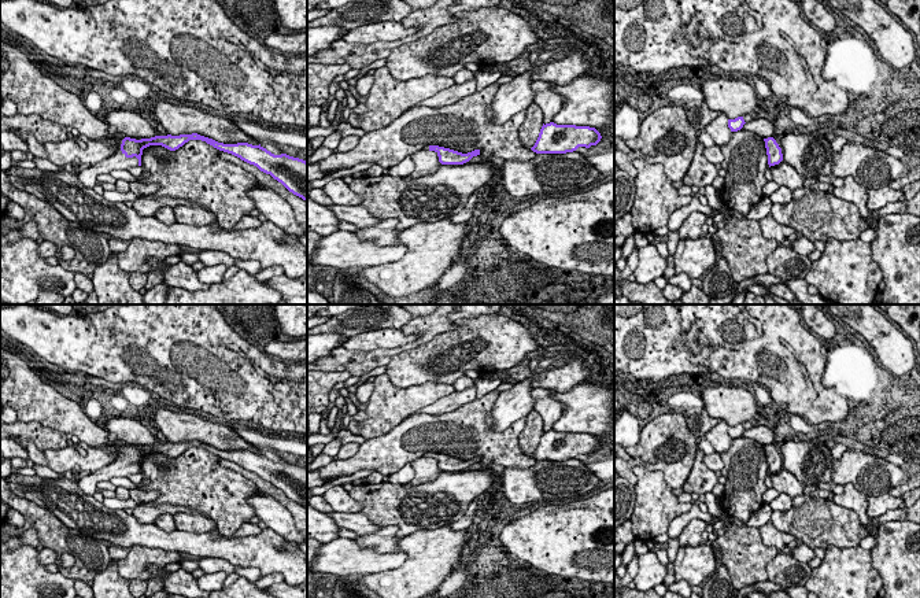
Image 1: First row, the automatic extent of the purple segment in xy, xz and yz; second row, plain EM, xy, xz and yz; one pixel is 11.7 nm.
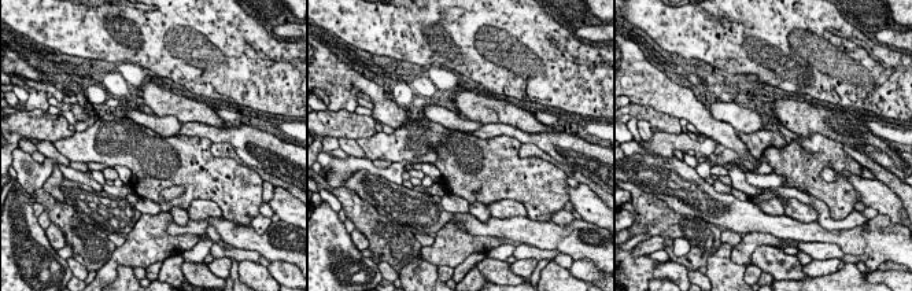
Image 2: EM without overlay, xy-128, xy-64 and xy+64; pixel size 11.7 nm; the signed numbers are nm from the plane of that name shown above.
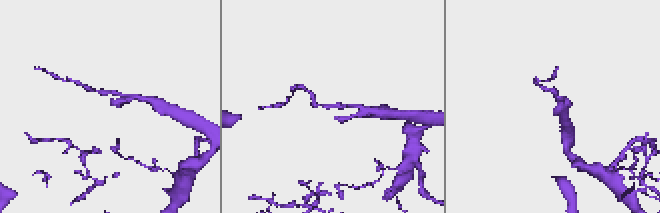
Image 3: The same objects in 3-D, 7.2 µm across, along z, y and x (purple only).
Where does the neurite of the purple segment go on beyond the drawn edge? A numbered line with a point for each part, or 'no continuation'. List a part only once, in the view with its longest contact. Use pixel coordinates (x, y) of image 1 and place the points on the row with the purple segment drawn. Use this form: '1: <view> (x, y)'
1: xy (88, 177)

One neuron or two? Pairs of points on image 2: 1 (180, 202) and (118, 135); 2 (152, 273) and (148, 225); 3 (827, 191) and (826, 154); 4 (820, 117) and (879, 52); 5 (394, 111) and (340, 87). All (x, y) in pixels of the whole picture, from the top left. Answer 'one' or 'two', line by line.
1: one
2: two
3: one
4: two
5: one

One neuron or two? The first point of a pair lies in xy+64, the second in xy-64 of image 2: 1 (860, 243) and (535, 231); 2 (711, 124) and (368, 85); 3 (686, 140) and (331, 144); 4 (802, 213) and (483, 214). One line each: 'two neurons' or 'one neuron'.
1: one neuron
2: one neuron
3: two neurons
4: two neurons

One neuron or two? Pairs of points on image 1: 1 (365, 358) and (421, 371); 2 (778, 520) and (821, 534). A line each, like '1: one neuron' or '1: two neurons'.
1: two neurons
2: one neuron

